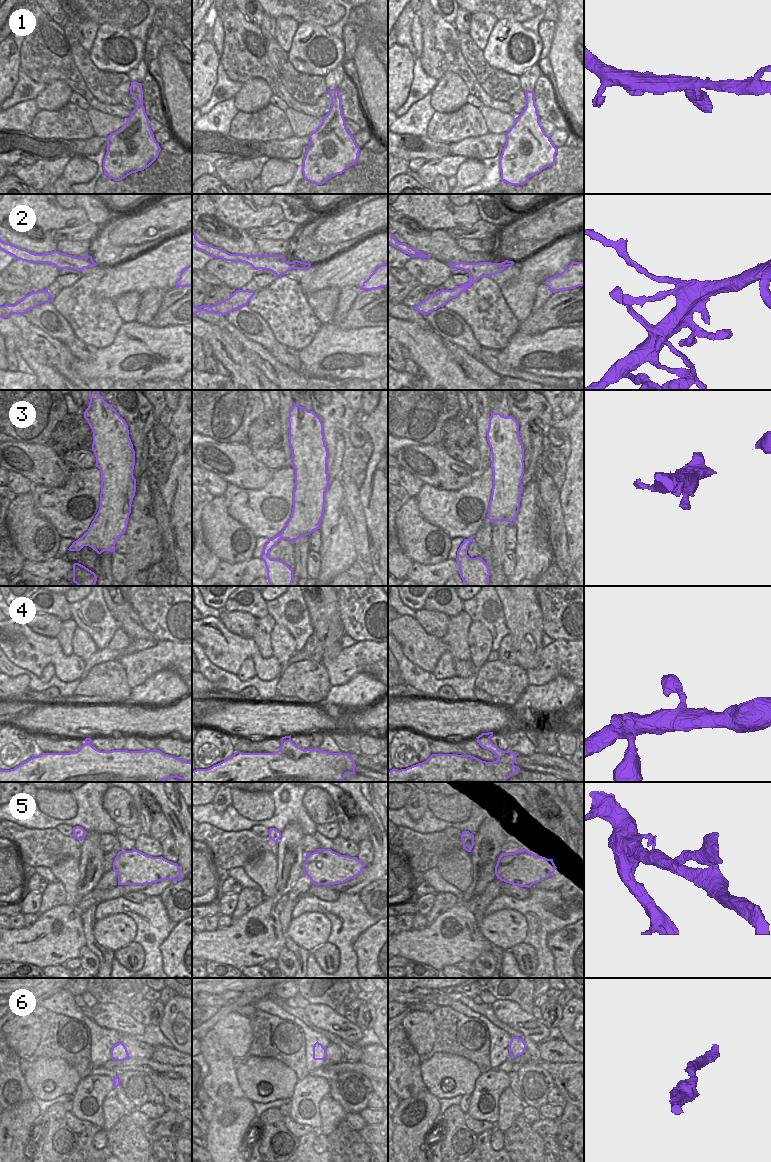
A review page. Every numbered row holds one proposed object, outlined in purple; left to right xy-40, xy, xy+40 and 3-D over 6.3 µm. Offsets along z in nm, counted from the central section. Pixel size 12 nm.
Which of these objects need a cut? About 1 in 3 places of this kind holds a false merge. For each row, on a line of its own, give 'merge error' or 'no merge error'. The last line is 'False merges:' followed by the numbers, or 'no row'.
1: no merge error
2: merge error
3: no merge error
4: no merge error
5: no merge error
6: no merge error
False merges: 2

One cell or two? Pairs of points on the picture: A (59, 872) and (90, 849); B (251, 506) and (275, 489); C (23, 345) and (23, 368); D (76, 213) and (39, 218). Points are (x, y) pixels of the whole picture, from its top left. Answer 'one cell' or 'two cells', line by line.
A: two cells
B: one cell
C: two cells
D: one cell

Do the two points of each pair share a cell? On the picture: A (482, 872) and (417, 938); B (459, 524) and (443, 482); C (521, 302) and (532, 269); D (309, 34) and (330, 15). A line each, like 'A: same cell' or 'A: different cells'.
A: same cell
B: different cells
C: different cells
D: different cells

